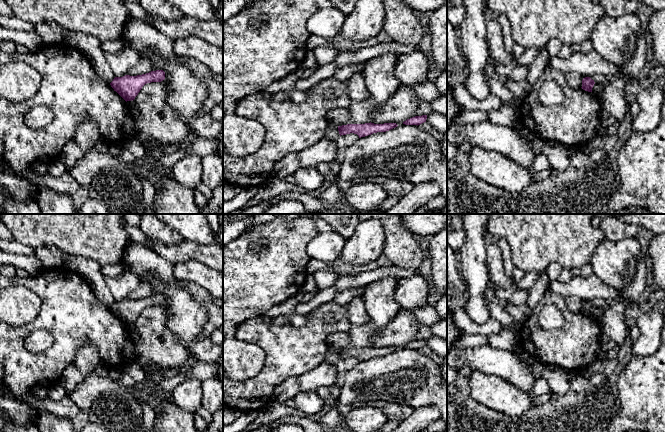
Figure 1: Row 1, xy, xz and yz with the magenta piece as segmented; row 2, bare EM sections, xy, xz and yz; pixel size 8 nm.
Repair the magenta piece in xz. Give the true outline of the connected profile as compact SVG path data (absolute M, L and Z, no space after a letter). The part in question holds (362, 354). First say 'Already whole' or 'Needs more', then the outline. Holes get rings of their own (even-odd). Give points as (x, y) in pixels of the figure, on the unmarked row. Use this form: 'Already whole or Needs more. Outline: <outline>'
Already whole. Outline: M370 346L365 348L347 348L338 350L338 355L340 360L354 357L361 362L377 356L386 356L397 350L396 347L374 348Z

